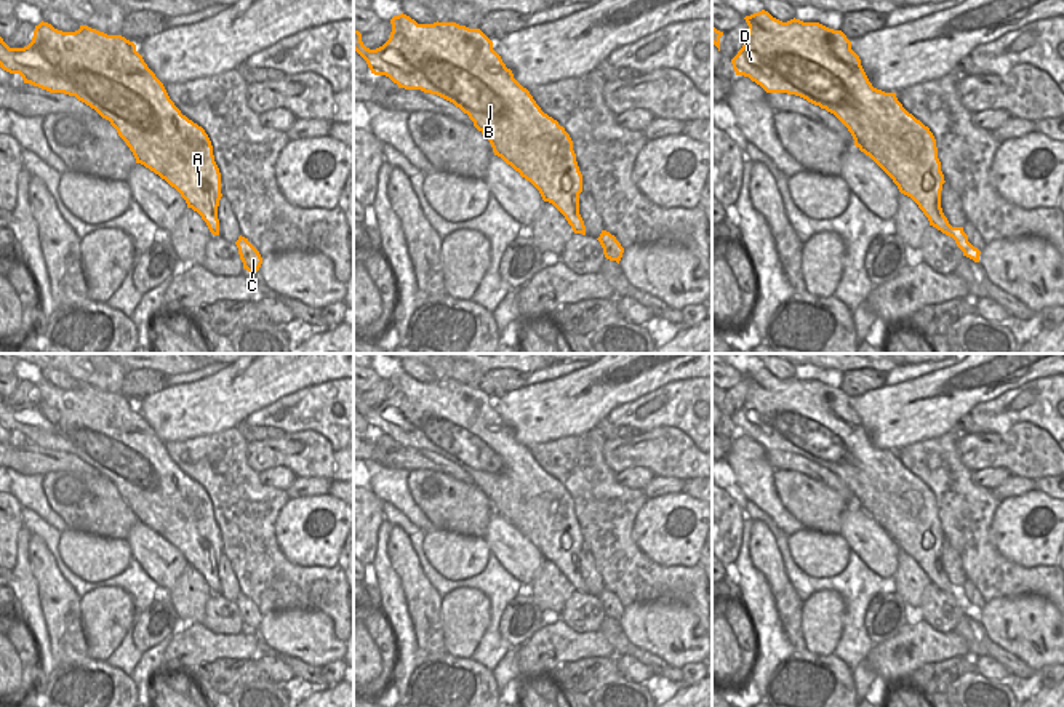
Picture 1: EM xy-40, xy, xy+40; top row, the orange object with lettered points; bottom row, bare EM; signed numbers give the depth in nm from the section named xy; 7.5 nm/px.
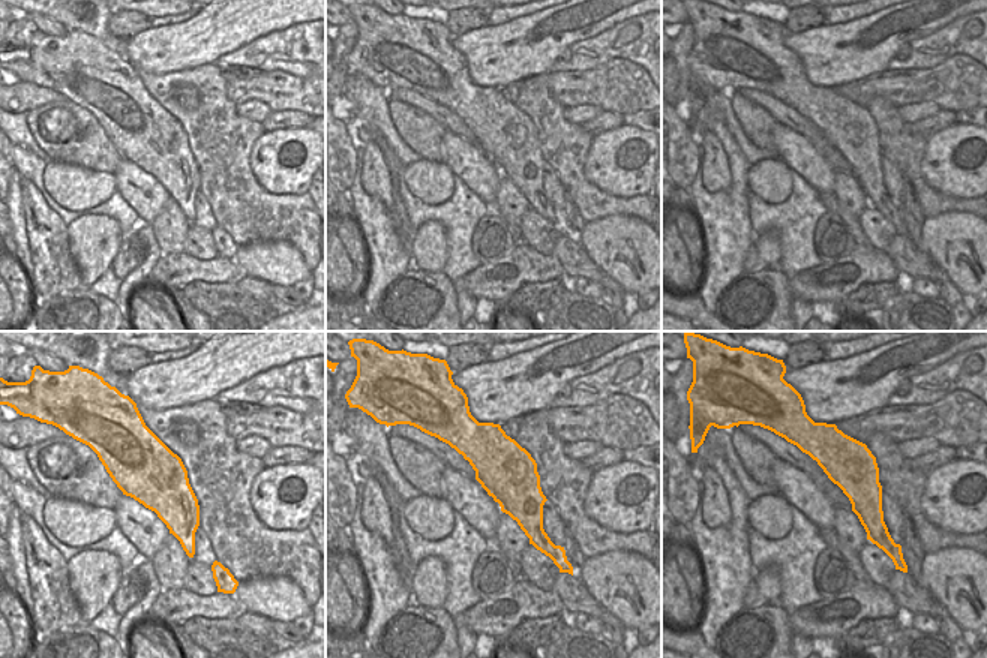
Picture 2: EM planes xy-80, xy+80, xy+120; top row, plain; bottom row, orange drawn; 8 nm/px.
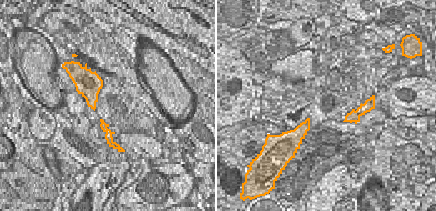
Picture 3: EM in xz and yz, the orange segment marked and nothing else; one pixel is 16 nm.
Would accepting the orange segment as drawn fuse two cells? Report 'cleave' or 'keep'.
cleave

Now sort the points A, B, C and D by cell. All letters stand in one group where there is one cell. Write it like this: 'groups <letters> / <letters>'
groups A B D / C

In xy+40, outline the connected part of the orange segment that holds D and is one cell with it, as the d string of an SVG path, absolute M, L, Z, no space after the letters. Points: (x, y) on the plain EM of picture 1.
M765 368L746 374L744 377L749 384L749 392L742 406L731 417L736 433L749 435L766 451L795 453L834 472L851 491L854 504L869 513L893 537L901 552L910 555L918 563L928 576L930 584L952 595L960 608L968 603L981 613L981 609L968 600L963 585L952 585L942 571L941 549L946 539L933 491L902 465L896 451L885 451L872 445L861 424L859 414L851 408L851 400L842 389L829 387L819 381L803 381L795 376L782 381Z

